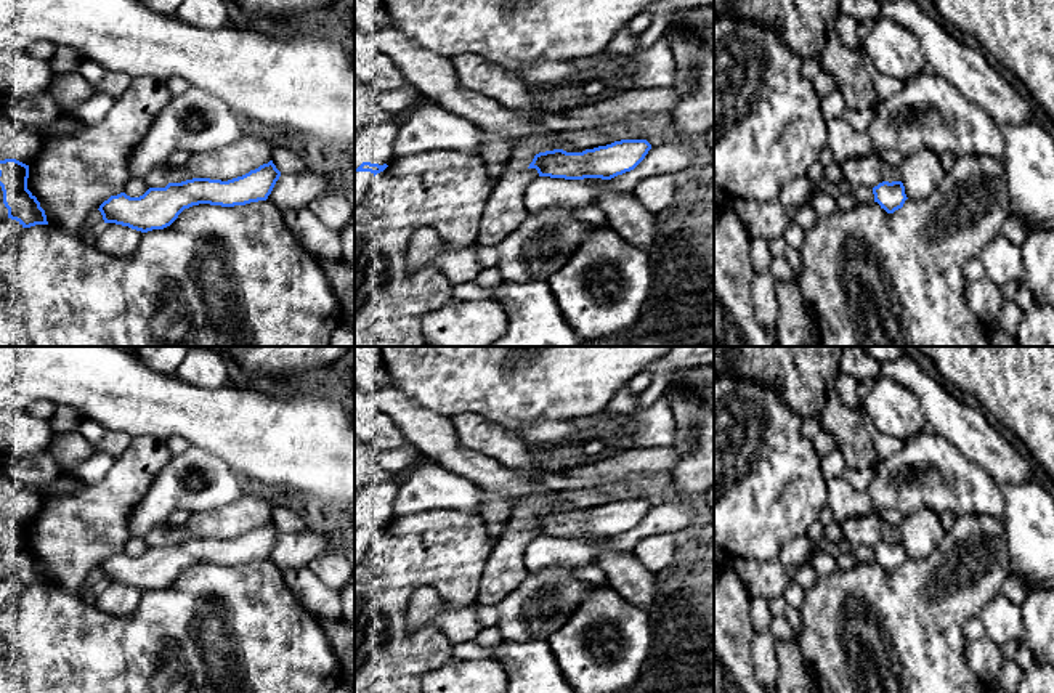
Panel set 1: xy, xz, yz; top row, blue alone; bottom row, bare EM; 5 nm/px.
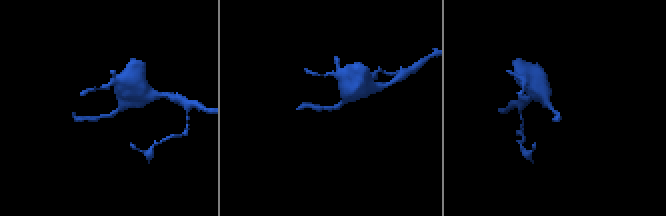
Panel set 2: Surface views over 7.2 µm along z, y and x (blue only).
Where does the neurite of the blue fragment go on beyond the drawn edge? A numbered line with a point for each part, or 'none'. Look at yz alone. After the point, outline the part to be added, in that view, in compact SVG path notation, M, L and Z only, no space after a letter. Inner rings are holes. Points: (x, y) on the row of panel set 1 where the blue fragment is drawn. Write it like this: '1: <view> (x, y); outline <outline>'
none

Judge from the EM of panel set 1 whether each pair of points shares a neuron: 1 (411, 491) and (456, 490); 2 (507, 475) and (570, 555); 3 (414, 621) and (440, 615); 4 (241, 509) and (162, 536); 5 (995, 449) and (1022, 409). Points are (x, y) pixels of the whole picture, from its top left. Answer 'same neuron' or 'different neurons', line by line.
1: same neuron
2: different neurons
3: same neuron
4: same neuron
5: different neurons

